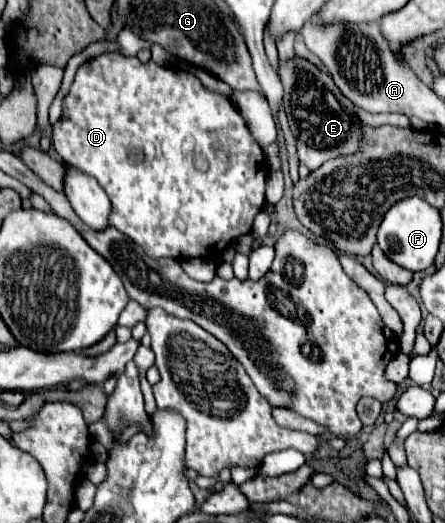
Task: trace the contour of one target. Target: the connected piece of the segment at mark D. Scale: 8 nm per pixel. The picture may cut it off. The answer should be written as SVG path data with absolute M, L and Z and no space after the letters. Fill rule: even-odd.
M106 52L100 54L88 62L84 62L76 78L72 82L72 88L68 96L64 98L62 106L62 116L60 120L52 126L52 144L56 152L62 156L62 160L86 174L92 174L98 184L104 188L112 202L112 212L110 212L110 224L118 228L122 234L126 234L130 240L134 240L150 258L164 258L172 256L176 260L186 260L186 258L218 258L222 250L226 250L236 238L242 234L248 234L252 228L254 216L264 208L266 198L264 198L264 180L266 180L266 156L258 142L248 134L248 126L244 126L244 118L240 112L232 106L230 100L220 98L220 94L212 94L210 90L204 90L202 82L188 70L180 68L164 68L154 62L142 64L138 58L128 58L116 52Z

